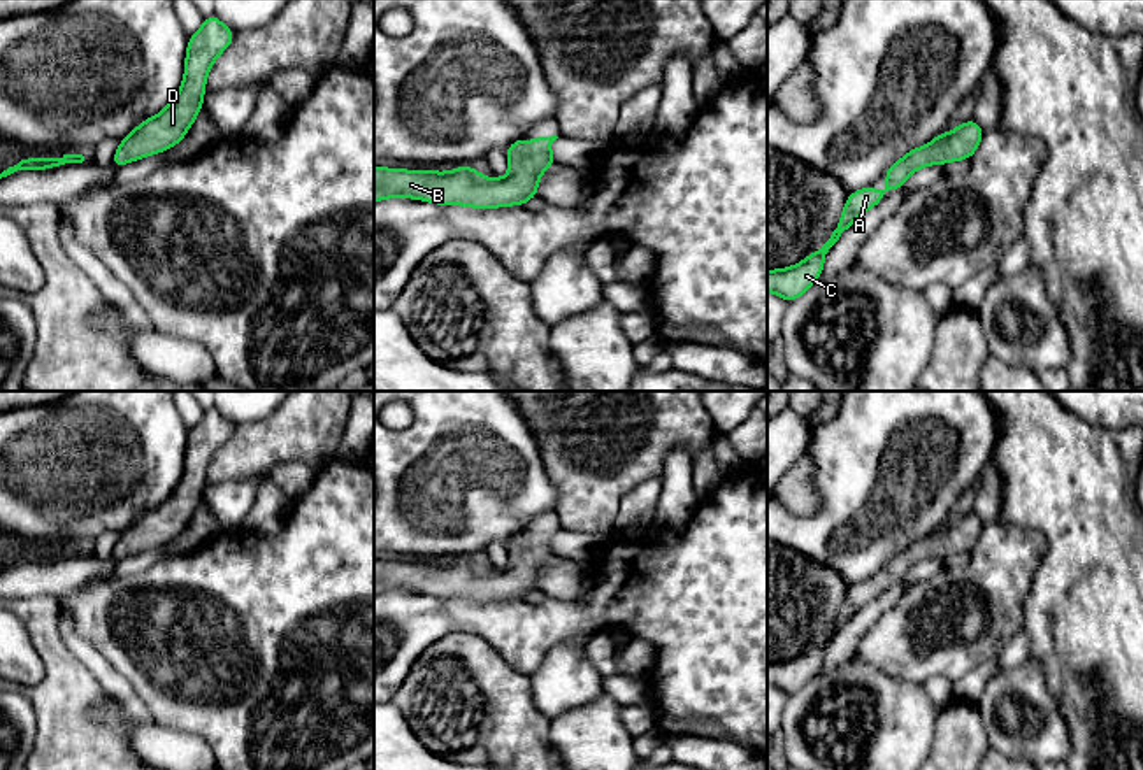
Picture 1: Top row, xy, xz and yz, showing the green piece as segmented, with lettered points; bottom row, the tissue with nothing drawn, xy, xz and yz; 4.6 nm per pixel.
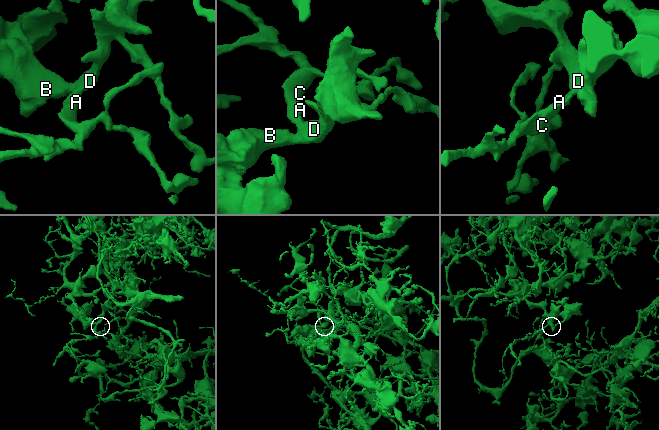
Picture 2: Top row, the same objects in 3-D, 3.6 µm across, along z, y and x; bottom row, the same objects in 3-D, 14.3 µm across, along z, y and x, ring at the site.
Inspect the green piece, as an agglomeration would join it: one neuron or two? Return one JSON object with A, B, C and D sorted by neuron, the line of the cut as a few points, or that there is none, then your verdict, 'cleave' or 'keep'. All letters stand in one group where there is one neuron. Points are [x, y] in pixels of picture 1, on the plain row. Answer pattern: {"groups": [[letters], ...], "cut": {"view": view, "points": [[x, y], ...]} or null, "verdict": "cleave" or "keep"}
{"groups": [["A", "B", "C", "D"]], "cut": null, "verdict": "keep"}

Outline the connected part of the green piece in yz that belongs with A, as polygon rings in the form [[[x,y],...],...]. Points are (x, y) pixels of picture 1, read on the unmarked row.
[[[971,510],[955,523],[939,526],[931,537],[911,542],[906,549],[890,558],[883,567],[887,572],[885,584],[876,584],[873,579],[867,579],[850,586],[830,631],[794,659],[767,663],[767,684],[785,691],[788,696],[795,695],[818,675],[825,647],[864,605],[878,598],[894,582],[902,581],[908,570],[922,560],[971,553],[983,524],[985,523]]]

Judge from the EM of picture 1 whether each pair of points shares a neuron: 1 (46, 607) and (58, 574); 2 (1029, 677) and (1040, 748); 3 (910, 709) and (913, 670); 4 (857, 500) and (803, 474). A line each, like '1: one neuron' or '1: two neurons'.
1: two neurons
2: one neuron
3: two neurons
4: two neurons

